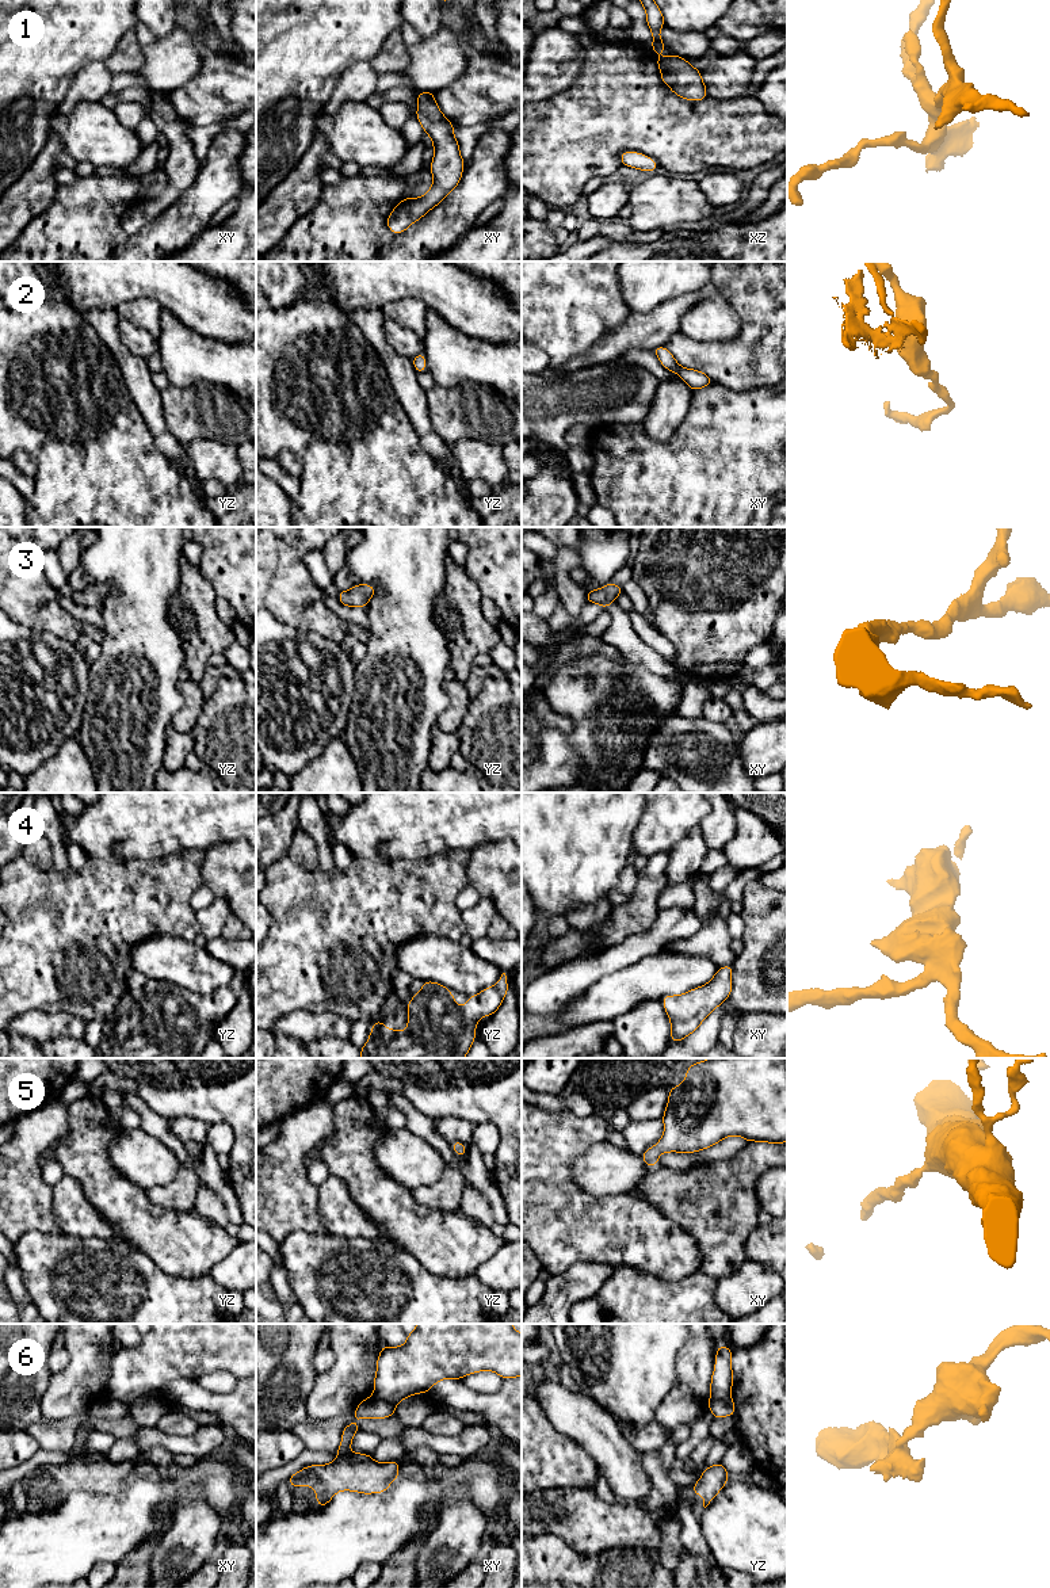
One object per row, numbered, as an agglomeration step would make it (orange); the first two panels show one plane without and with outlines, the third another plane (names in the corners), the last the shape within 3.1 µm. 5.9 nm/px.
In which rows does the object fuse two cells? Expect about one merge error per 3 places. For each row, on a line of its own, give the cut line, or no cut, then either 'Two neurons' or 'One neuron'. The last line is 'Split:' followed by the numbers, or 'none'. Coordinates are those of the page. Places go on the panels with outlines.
1: No split. One neuron
2: No split. One neuron
3: No split. One neuron
4: No split. One neuron
5: No split. One neuron
6: Split along xy (374, 1394), (394, 1405). Two neurons
Split: 6

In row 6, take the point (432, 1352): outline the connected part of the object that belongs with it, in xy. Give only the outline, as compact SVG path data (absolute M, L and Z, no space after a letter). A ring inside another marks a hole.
M417 1324L404 1345L382 1345L374 1396L397 1405L409 1396L428 1393L442 1379L462 1379L478 1371L495 1371L503 1379L522 1375L522 1333L512 1324Z

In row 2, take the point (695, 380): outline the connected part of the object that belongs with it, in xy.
M665 346L657 347L652 350L658 358L660 363L669 370L671 373L676 373L680 378L688 385L691 390L699 390L713 383L714 381L706 375L705 373L694 369L681 367L673 355L665 348Z

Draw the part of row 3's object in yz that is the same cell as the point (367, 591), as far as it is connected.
M360 583L350 591L339 591L339 602L345 607L366 607L375 592L374 587Z

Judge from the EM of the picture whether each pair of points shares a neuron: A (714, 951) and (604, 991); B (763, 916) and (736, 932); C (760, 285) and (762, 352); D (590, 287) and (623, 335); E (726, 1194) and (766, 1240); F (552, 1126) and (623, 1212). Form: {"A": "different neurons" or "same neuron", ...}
{"A": "different neurons", "B": "different neurons", "C": "same neuron", "D": "different neurons", "E": "different neurons", "F": "same neuron"}

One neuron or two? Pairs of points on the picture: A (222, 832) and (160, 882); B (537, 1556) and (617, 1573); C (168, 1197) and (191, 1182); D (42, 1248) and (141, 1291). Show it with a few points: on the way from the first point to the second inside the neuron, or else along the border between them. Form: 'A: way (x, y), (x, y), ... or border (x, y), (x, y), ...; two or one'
A: border (202, 850), (178, 850), (170, 855); two
B: way (557, 1573), (596, 1573); one
C: way (174, 1197), (186, 1186); one
D: way (67, 1272), (87, 1291), (117, 1291); one

